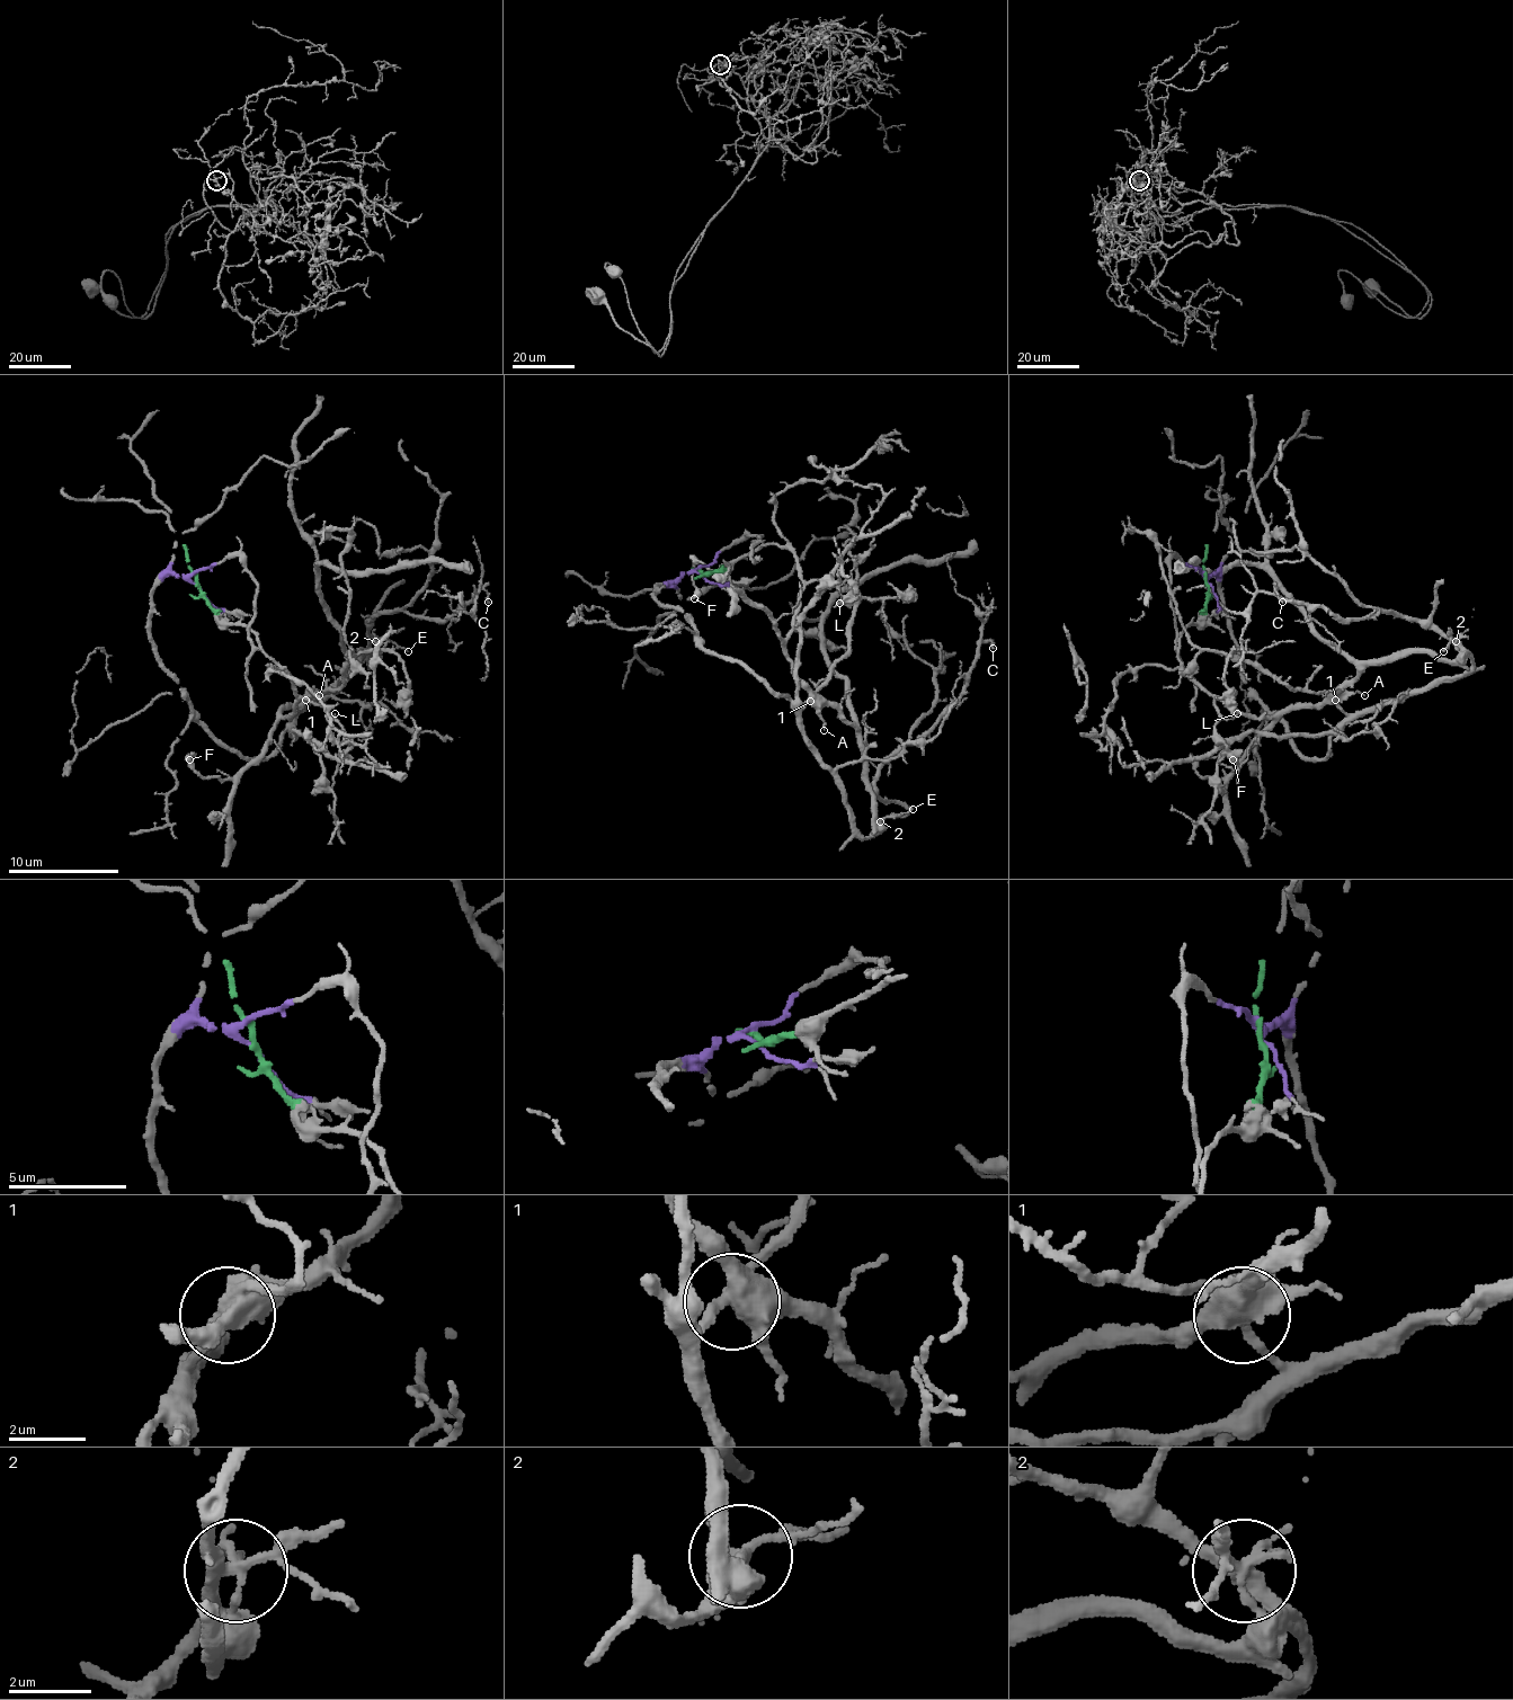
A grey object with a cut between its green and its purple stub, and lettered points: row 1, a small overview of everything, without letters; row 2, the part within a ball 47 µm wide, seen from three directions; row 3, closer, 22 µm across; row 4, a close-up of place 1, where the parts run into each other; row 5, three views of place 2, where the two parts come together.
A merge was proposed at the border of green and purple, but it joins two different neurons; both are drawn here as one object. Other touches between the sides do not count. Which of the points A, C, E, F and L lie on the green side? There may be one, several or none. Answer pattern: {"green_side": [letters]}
{"green_side": ["A", "F", "L"]}

